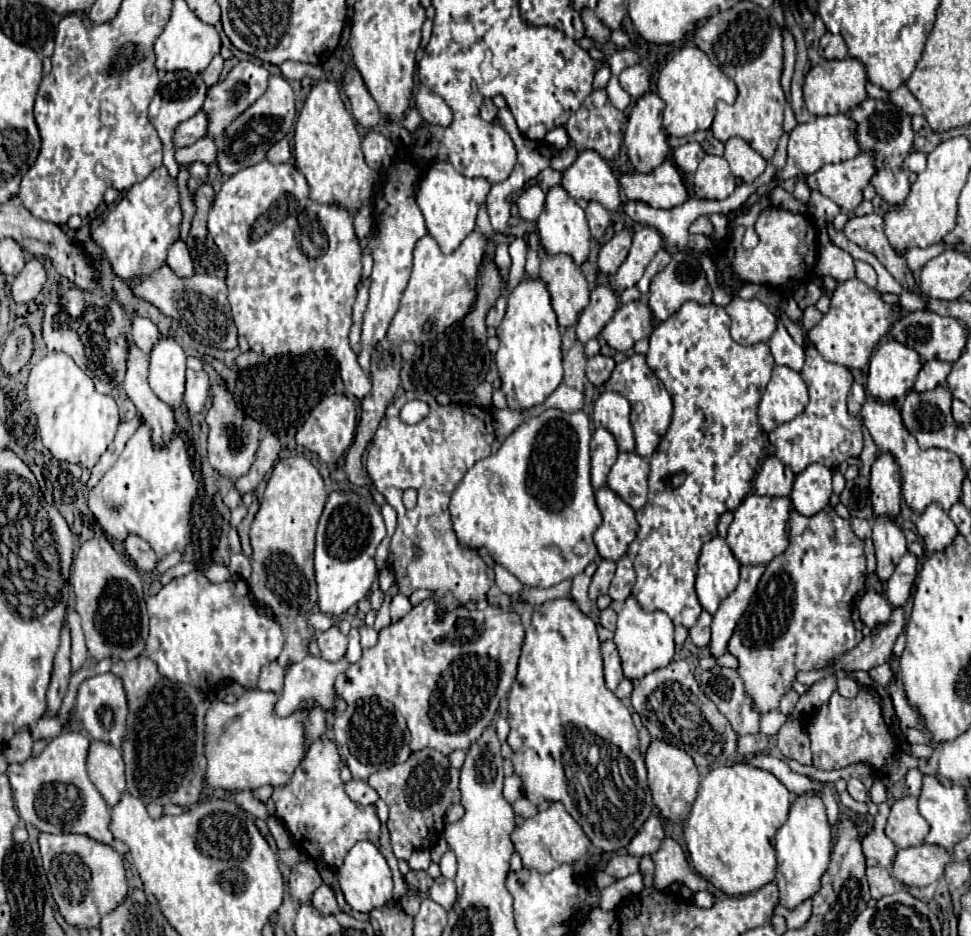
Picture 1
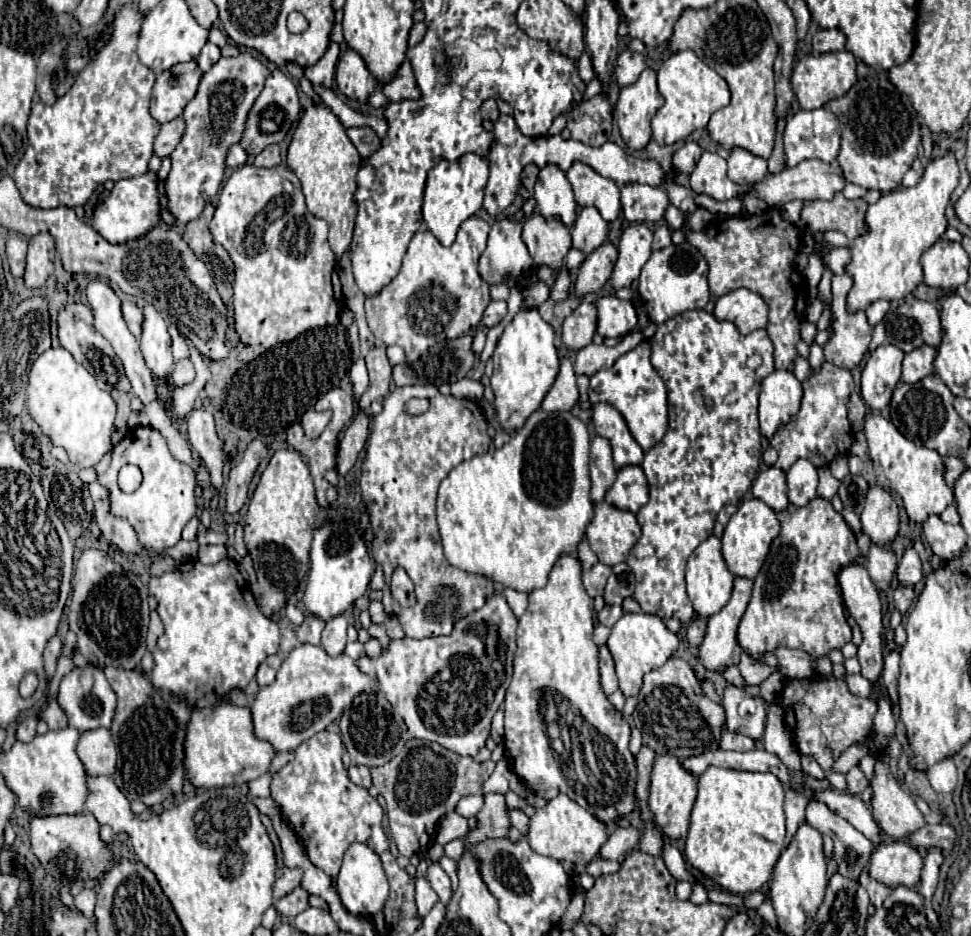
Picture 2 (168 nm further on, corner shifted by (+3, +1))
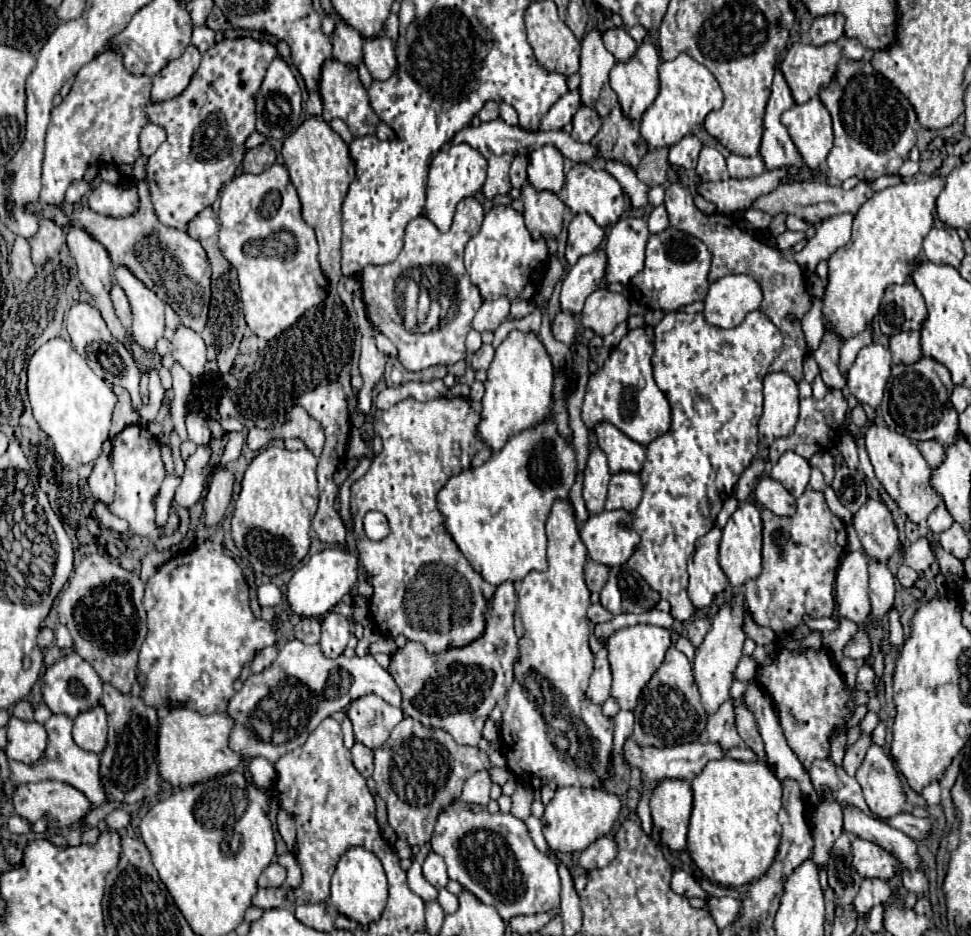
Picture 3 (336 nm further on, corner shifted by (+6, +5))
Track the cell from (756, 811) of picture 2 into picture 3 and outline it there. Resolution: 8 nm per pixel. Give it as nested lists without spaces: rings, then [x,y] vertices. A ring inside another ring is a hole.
[[[731,758],[711,760],[699,776],[691,780],[693,812],[687,834],[687,850],[697,868],[721,886],[745,886],[759,880],[771,866],[781,840],[777,812],[781,808],[781,782],[765,762],[741,762]]]

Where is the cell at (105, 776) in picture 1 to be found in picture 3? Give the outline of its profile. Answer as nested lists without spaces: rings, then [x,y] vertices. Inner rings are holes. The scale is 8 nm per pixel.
[[[101,704],[81,712],[73,724],[73,740],[77,746],[101,754],[107,744],[107,714]]]

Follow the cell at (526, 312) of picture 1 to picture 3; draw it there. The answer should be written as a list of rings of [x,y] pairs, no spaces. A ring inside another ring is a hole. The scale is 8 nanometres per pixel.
[[[513,330],[507,340],[495,350],[495,358],[487,370],[485,396],[481,400],[481,420],[477,424],[477,436],[491,452],[499,452],[503,444],[523,428],[539,424],[549,414],[553,402],[553,364],[535,334]]]

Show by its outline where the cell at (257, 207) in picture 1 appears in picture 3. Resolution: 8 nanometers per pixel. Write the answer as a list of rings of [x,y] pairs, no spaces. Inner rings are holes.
[[[273,164],[261,174],[239,174],[227,182],[221,190],[219,208],[219,250],[239,274],[241,300],[245,306],[245,320],[253,334],[271,340],[283,330],[293,326],[305,310],[319,306],[327,294],[327,278],[323,276],[317,260],[315,230],[301,218],[301,202],[295,186],[287,174],[287,168]]]

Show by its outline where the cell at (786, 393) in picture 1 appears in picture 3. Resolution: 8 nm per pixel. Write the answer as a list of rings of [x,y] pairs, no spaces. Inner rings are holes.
[[[785,372],[767,374],[763,380],[763,414],[759,418],[759,442],[771,446],[777,438],[791,436],[799,418],[799,388]]]

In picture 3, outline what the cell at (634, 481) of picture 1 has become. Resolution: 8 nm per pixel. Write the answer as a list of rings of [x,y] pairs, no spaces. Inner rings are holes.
[[[633,472],[613,474],[609,482],[605,510],[623,508],[627,512],[633,512],[641,500],[641,494],[643,494],[643,486],[641,486],[639,474],[633,474]]]

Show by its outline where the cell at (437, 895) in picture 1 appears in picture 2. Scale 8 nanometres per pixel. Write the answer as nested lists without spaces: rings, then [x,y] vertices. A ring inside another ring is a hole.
[[[432,864],[432,866],[428,868],[428,872],[426,872],[426,878],[428,878],[432,890],[438,894],[440,902],[442,902],[442,904],[448,904],[448,900],[450,900],[450,896],[452,896],[452,886],[450,886],[448,874],[440,868],[440,864]]]

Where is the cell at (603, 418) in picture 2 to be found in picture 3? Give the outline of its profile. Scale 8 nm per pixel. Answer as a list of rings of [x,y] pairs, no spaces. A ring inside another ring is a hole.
[[[601,424],[595,430],[599,448],[605,452],[609,462],[609,472],[635,472],[639,474],[645,462],[645,446],[633,442],[613,424]]]

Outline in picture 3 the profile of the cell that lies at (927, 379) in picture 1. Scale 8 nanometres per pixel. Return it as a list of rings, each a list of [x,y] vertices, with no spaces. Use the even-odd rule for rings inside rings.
[[[899,332],[889,338],[889,352],[895,364],[913,364],[921,358],[919,332]]]

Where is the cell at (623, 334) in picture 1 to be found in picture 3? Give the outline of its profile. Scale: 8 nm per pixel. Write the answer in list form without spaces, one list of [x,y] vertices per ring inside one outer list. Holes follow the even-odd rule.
[[[607,288],[595,290],[587,300],[581,314],[581,324],[591,328],[597,336],[607,336],[617,324],[629,318],[629,300],[623,294]]]

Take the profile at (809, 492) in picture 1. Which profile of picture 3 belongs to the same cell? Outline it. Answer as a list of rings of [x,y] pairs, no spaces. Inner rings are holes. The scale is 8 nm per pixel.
[[[785,452],[771,468],[771,478],[779,480],[795,498],[799,498],[809,484],[809,462],[795,452]]]

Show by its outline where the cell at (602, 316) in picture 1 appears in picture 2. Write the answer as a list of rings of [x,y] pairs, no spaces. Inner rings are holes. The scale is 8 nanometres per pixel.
[[[582,302],[562,326],[562,340],[570,350],[580,350],[592,344],[592,336],[598,324],[598,310],[594,302]]]

